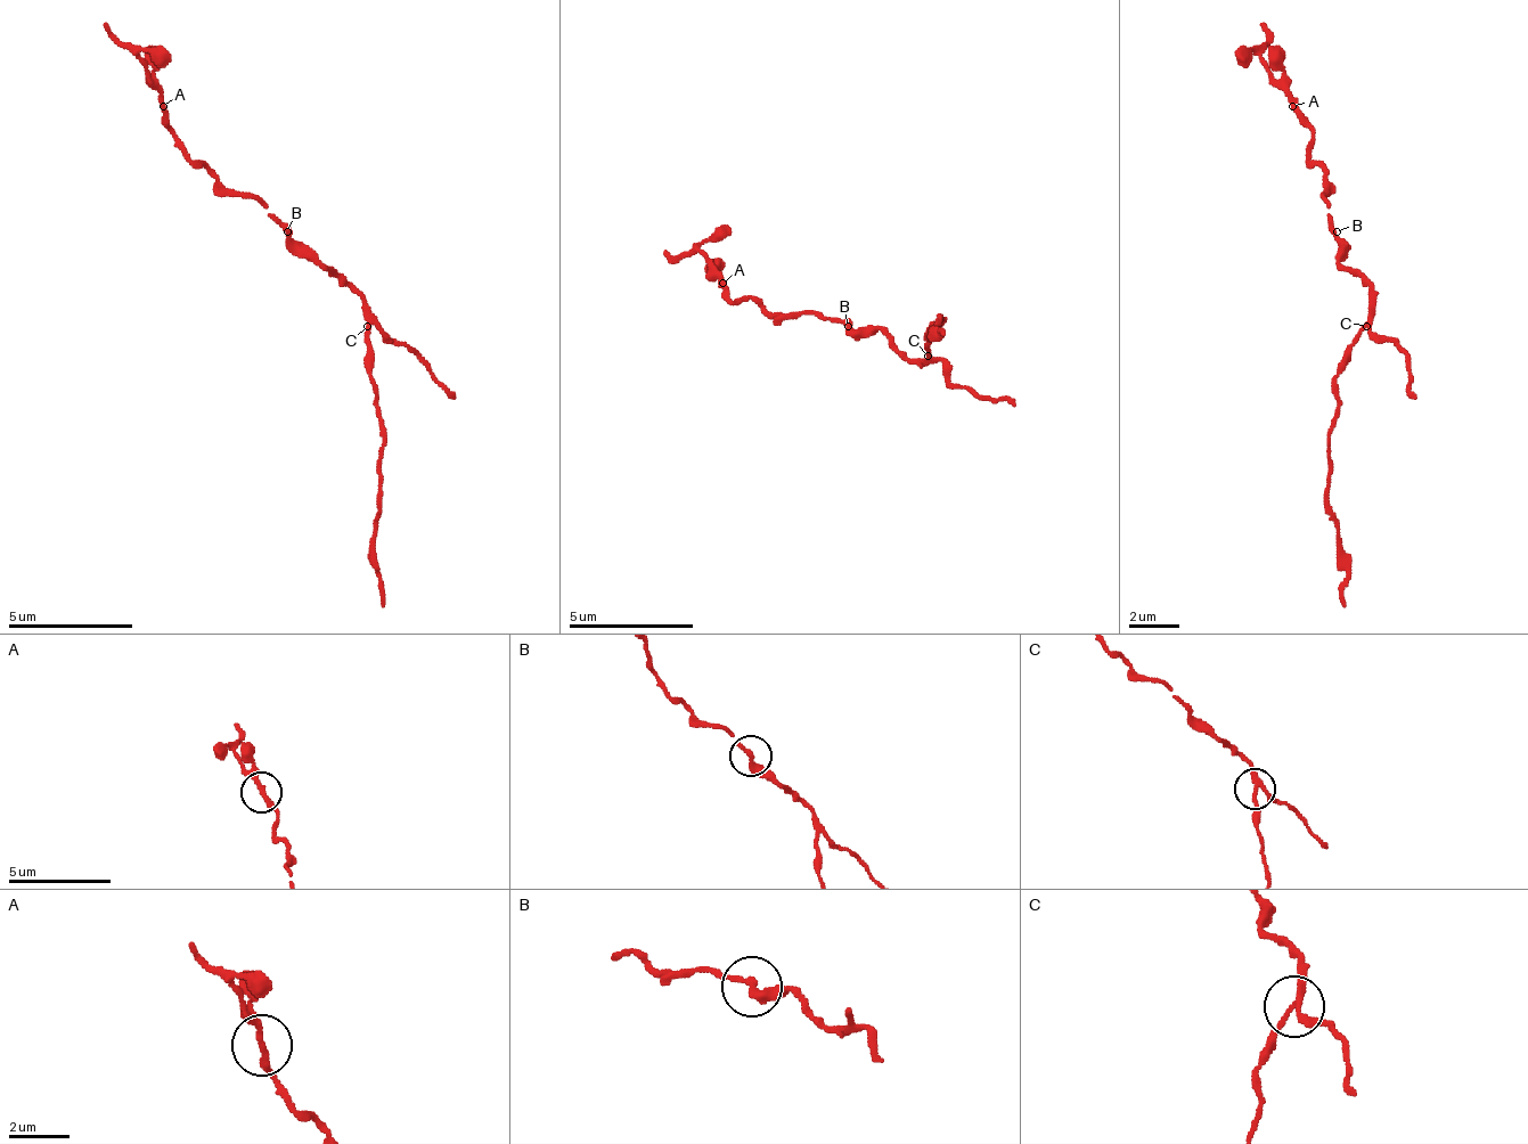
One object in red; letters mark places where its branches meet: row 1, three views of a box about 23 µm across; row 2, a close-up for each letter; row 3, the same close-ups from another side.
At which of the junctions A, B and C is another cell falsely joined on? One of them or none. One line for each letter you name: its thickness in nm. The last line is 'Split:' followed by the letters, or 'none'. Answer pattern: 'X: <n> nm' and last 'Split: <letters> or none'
C: 180 nm
Split: C

